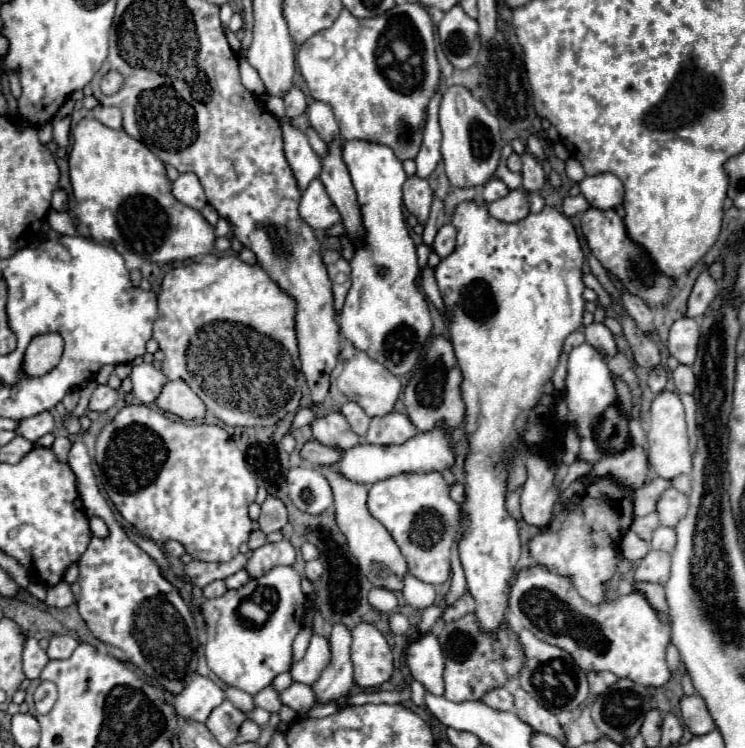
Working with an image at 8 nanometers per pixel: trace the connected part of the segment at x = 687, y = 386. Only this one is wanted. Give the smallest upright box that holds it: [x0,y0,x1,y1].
[673,365,695,393]

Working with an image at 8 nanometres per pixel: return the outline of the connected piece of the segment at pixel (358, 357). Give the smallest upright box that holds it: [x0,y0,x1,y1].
[329,341,403,417]

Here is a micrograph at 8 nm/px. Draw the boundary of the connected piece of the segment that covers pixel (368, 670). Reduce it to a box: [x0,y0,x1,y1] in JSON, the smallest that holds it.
[351,623,393,689]

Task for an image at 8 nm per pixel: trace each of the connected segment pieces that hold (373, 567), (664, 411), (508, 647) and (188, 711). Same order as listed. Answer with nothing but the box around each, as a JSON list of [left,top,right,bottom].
[[319,467,407,591],[647,391,691,479],[437,611,525,703],[175,677,223,723]]

